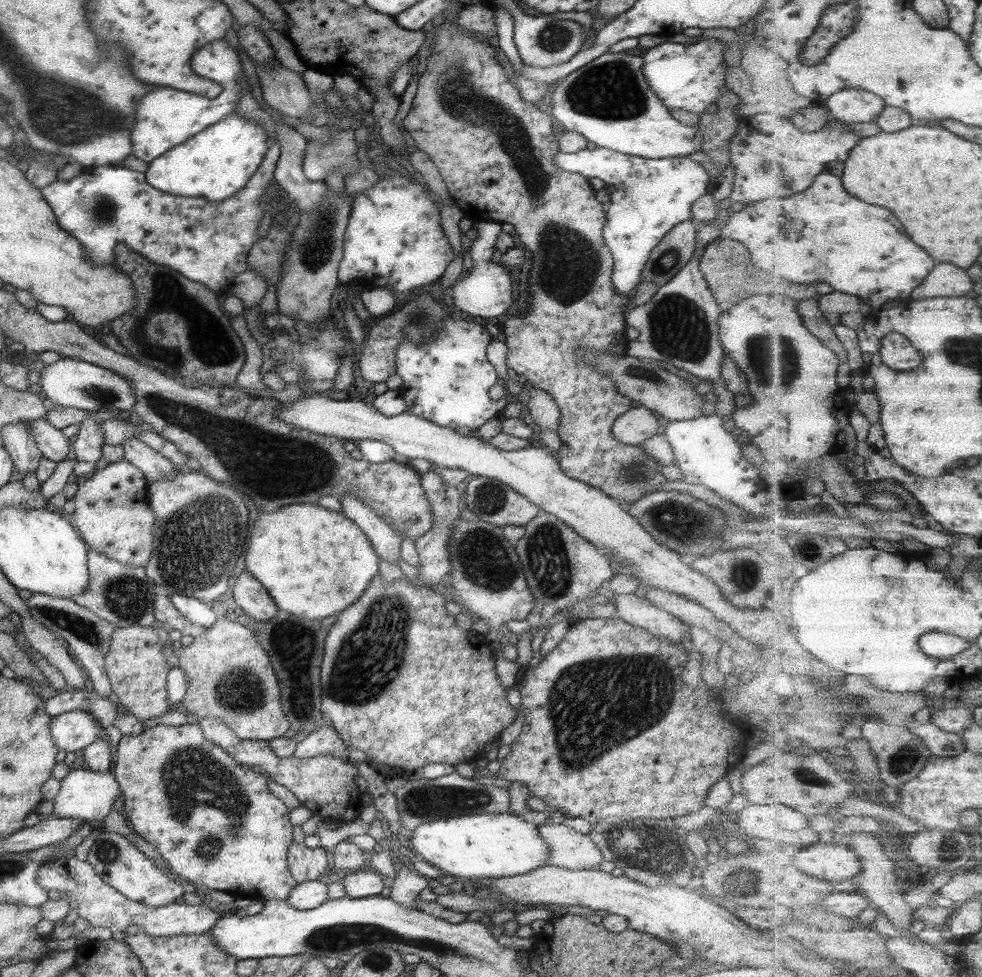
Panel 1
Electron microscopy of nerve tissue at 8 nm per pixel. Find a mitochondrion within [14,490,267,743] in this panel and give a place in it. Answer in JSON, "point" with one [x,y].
{"point":[130,598]}

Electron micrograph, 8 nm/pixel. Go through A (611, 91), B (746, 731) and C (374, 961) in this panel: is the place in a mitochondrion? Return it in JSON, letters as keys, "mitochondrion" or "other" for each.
{"A":"mitochondrion","B":"other","C":"mitochondrion"}

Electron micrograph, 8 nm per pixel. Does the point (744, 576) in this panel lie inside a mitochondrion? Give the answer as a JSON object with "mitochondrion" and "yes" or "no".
{"mitochondrion":"yes"}

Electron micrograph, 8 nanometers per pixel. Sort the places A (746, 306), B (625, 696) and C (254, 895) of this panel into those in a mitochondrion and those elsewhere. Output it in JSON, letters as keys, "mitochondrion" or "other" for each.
{"A":"other","B":"mitochondrion","C":"other"}

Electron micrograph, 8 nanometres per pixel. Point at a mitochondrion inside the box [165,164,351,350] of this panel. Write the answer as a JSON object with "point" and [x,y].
{"point":[316,245]}

